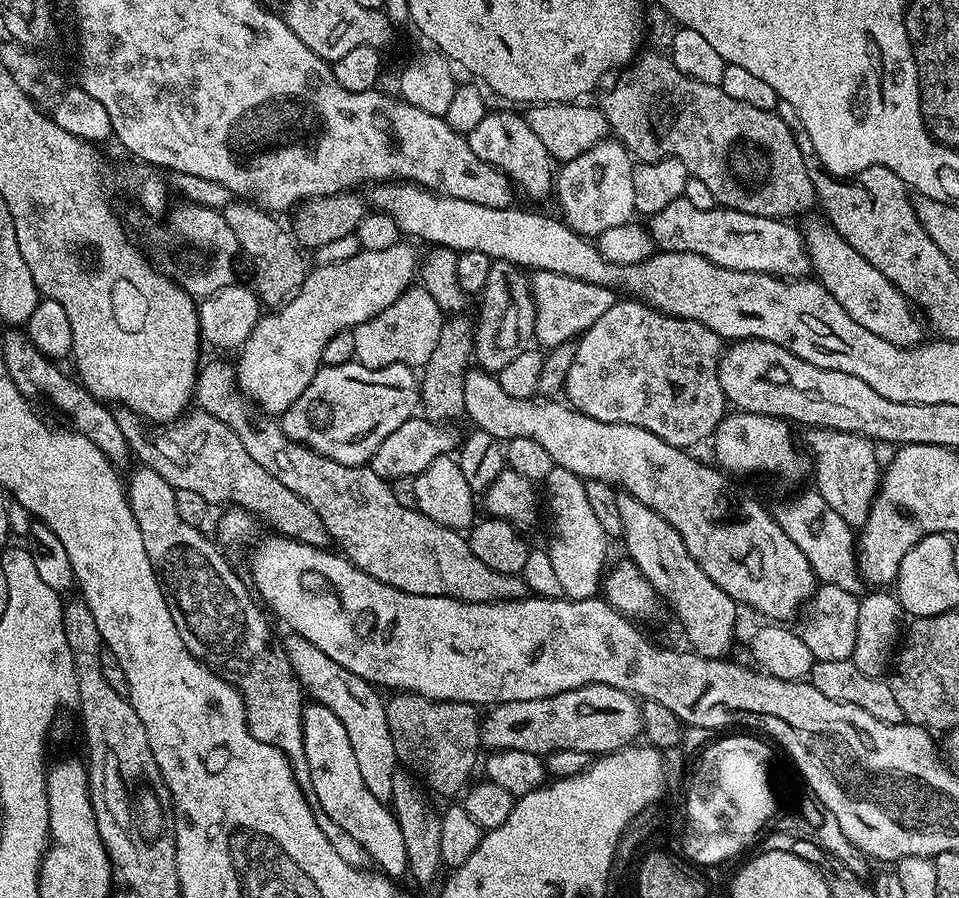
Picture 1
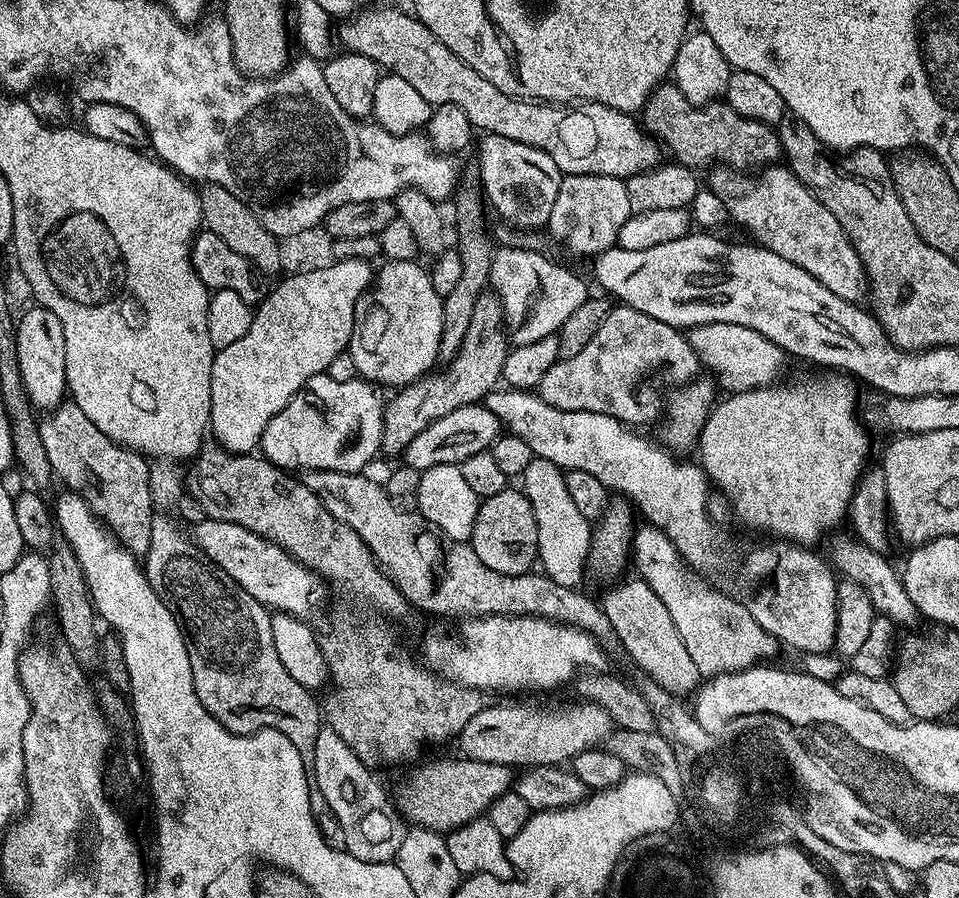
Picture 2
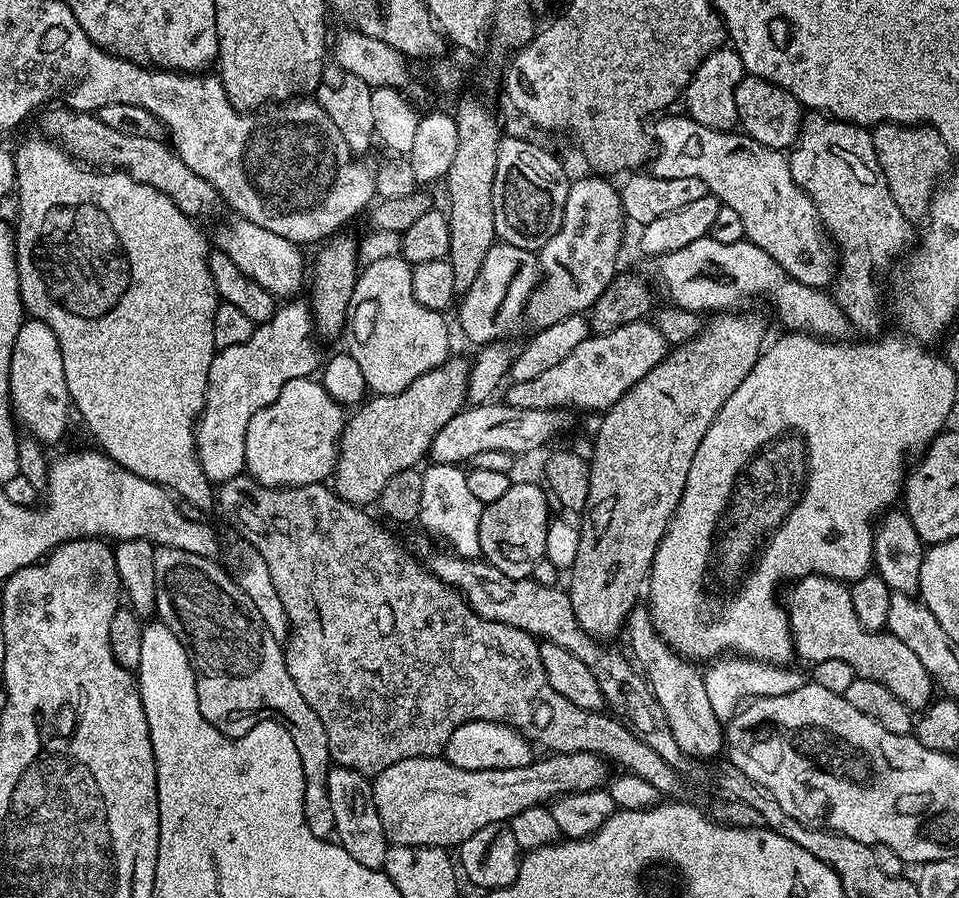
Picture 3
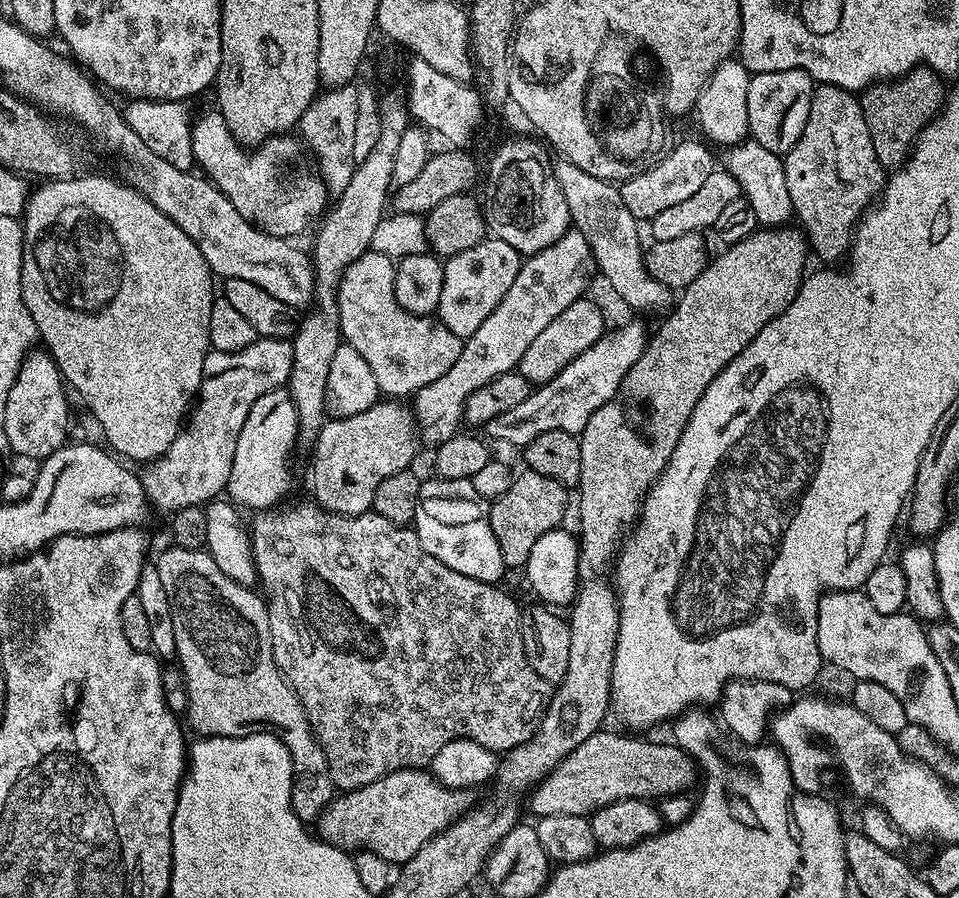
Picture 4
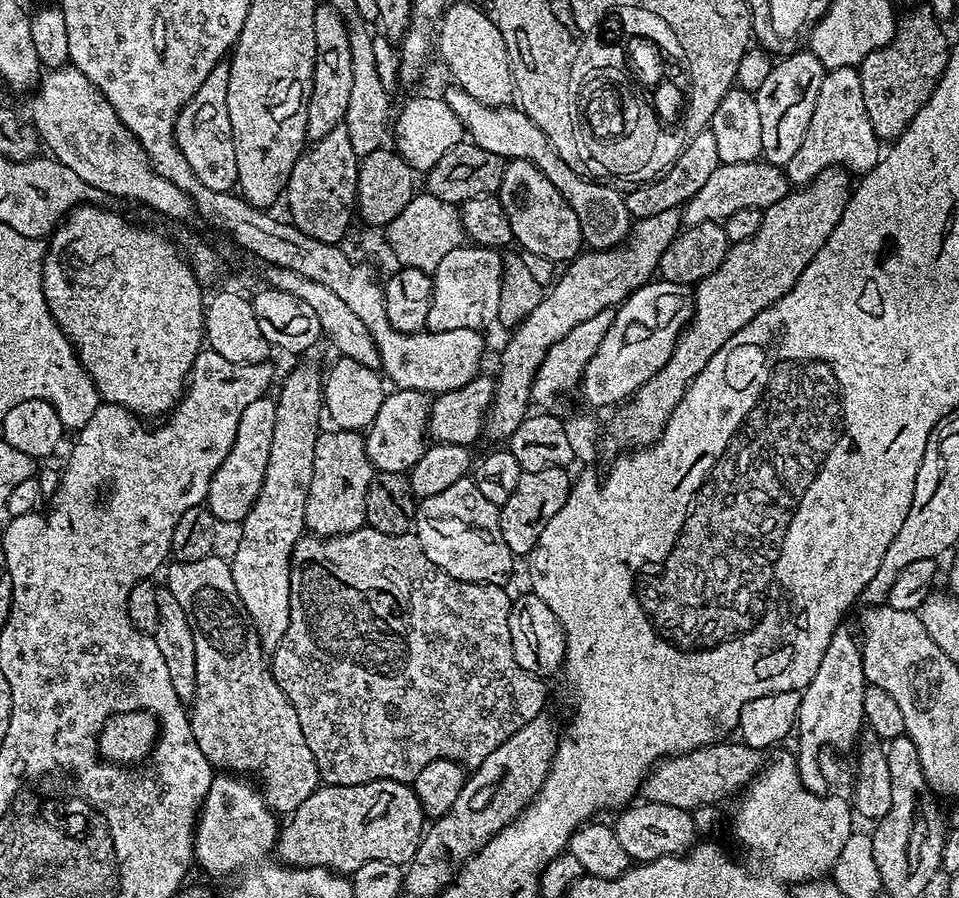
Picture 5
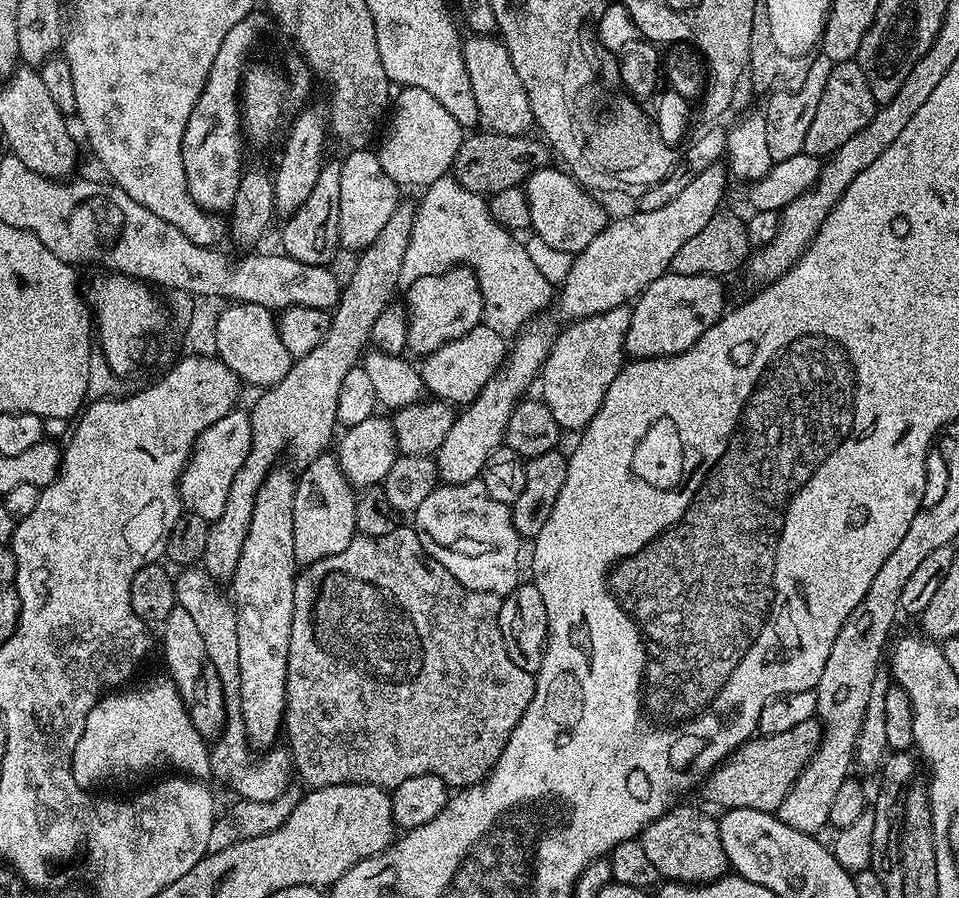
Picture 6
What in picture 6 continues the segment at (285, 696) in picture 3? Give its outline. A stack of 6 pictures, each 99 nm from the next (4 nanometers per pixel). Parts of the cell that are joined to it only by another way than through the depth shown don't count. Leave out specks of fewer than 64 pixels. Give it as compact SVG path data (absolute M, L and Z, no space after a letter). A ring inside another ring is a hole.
M185 567L175 577L176 603L182 610L187 610L190 618L198 625L198 630L206 642L206 654L210 654L210 662L214 662L214 670L224 683L225 689L232 690L240 683L238 670L238 622L233 601L219 588L217 577L205 572L203 567ZM236 706L229 707L226 712L224 731L210 748L211 775L217 776L226 787L233 788L237 792L236 796L241 800L249 801L256 806L270 803L271 800L289 791L288 779L294 776L294 760L289 749L284 746L280 747L273 747L267 753L268 760L252 760L253 749L248 742L240 709Z

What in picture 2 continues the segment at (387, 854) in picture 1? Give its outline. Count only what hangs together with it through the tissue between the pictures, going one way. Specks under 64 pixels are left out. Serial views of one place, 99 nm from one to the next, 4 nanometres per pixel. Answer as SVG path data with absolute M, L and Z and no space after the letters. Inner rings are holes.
M321 727L314 742L314 762L310 766L310 776L315 791L326 798L334 818L346 834L344 848L354 858L362 862L390 864L395 861L406 831L406 821L400 815L395 803L384 793L382 785L376 781L369 765L361 760L355 750L338 738L332 728Z

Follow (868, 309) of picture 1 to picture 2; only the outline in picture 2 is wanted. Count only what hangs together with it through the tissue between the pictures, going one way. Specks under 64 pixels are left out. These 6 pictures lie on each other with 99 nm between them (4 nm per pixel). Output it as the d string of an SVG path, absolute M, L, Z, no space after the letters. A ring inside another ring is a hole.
M768 166L760 174L757 180L744 180L734 185L729 192L726 191L727 182L716 176L710 188L713 192L723 194L729 217L733 221L737 220L761 248L768 248L778 254L778 258L786 258L786 262L801 266L802 270L806 270L844 301L861 301L861 297L867 293L867 276L838 218L834 218L834 214L830 214L830 210L818 202L815 194L792 173L791 168Z

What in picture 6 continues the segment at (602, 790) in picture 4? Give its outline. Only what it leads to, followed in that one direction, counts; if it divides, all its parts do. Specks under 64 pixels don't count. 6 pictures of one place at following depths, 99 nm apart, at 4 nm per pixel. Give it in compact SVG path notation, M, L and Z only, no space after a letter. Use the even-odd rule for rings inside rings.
M816 718L798 722L798 726L782 734L753 735L752 739L734 749L726 760L712 769L702 785L705 798L717 804L720 810L750 807L751 810L775 813L802 770L812 761L813 754L820 747L821 735L822 724Z

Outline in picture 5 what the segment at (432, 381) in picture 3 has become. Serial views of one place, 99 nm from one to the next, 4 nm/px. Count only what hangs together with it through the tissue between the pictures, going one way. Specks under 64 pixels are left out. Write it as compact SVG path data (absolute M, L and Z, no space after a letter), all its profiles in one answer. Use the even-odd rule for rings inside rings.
M341 428L321 431L314 442L314 475L310 477L304 527L313 536L341 536L366 524L366 490L374 469L366 454L364 436Z

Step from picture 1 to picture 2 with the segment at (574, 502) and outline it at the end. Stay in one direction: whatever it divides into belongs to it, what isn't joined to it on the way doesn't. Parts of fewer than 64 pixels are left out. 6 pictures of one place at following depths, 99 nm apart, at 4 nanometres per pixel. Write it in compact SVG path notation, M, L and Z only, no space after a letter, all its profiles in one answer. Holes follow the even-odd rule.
M533 457L520 477L522 491L531 502L538 525L538 562L543 573L557 584L567 588L579 587L587 573L589 547L592 544L591 521L582 517L578 506L571 500L563 469L540 457ZM642 578L635 579L610 589L604 600L601 599L601 608L618 634L621 649L643 671L643 675L679 698L685 697L684 694L691 695L701 683L700 671L691 661L675 629L670 610L663 605L648 583Z

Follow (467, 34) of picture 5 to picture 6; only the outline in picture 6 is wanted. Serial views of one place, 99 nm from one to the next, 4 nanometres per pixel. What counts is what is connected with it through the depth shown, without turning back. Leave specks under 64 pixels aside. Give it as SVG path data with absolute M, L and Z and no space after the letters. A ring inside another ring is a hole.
M472 34L463 41L463 46L466 74L470 74L470 86L474 89L474 98L478 102L481 121L498 134L529 135L534 128L530 98L526 98L526 86L522 86L522 78L518 78L514 70L514 62L503 39L495 35Z

